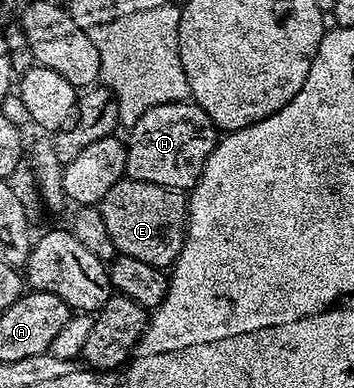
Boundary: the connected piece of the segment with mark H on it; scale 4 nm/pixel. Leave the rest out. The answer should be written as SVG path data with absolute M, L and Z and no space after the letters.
M193 100L169 102L168 104L160 104L156 108L148 108L148 112L144 112L144 116L140 116L140 120L136 120L136 124L129 127L128 134L130 134L130 138L125 139L125 177L148 184L160 184L164 188L183 192L193 190L196 183L202 179L204 164L214 151L214 143L220 137L220 131L208 116L208 112L204 112L204 108L200 108Z

